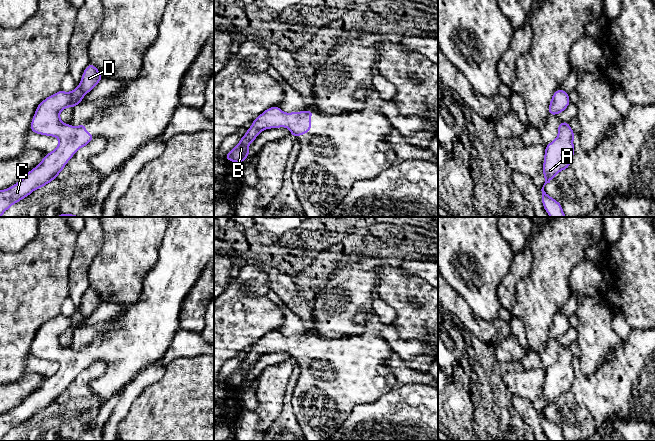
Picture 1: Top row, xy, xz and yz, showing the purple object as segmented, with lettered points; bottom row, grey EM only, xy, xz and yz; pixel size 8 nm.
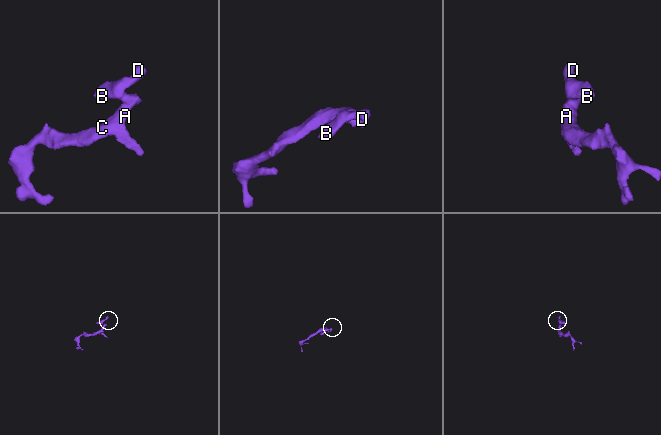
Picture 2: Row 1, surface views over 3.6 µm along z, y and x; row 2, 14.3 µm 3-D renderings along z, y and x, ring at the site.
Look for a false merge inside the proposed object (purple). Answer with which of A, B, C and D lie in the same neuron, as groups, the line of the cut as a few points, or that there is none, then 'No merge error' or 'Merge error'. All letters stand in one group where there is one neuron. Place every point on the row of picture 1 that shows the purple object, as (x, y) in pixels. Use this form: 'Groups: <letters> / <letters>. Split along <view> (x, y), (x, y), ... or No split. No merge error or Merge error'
Groups: A B C D. No split. No merge error

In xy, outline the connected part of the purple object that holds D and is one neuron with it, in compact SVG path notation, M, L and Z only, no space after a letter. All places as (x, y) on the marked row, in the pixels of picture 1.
M90 63L83 72L80 85L73 91L60 90L39 103L31 121L31 132L57 137L59 144L18 183L8 189L0 190L0 217L13 204L53 181L75 152L89 144L95 137L86 132L86 124L71 126L61 121L59 115L63 109L74 108L82 103L84 95L90 92L102 78L99 70Z

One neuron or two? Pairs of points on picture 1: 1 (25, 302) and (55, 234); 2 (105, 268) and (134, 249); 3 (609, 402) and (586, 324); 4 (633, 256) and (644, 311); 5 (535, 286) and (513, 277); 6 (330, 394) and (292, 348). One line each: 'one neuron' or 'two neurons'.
1: one neuron
2: one neuron
3: two neurons
4: one neuron
5: two neurons
6: one neuron

